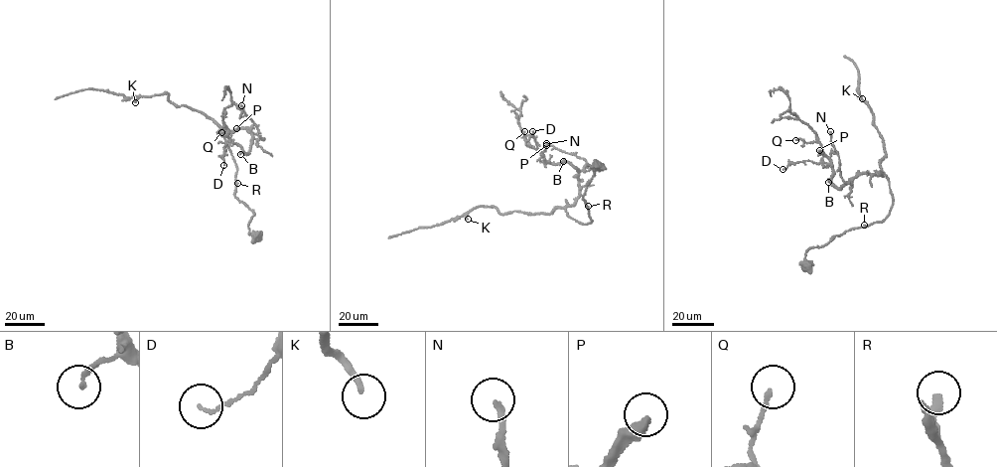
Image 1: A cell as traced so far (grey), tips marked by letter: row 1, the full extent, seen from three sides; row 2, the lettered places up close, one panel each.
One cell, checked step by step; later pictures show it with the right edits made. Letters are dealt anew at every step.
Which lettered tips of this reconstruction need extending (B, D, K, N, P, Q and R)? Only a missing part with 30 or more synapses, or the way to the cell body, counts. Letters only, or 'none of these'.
K, N

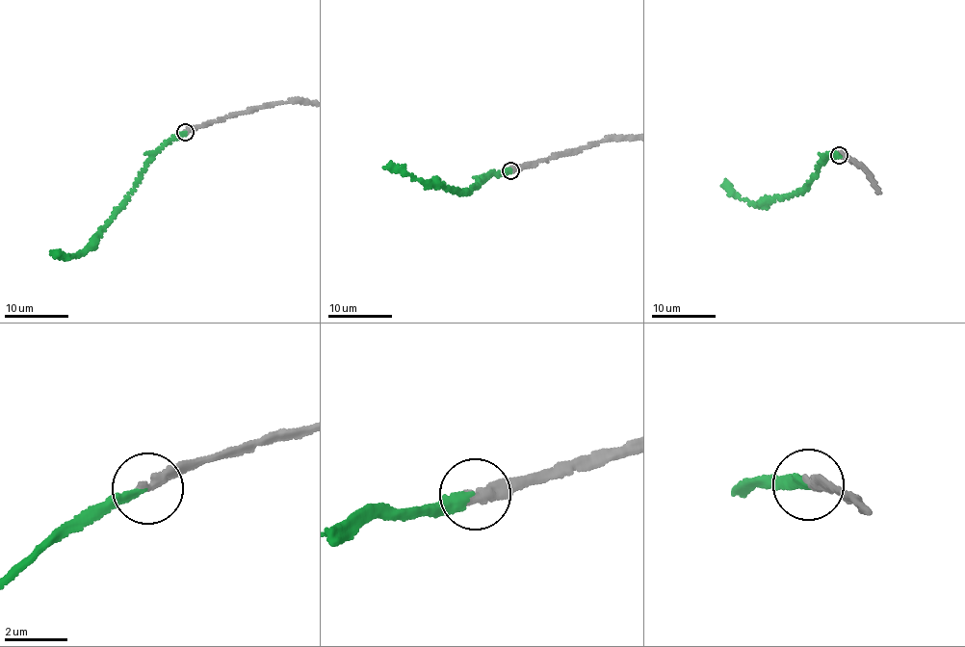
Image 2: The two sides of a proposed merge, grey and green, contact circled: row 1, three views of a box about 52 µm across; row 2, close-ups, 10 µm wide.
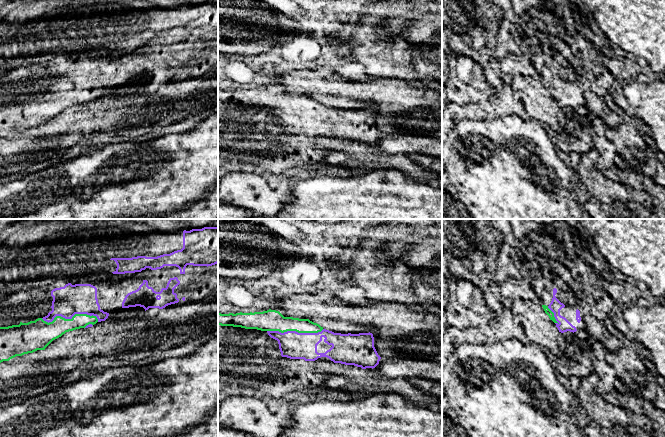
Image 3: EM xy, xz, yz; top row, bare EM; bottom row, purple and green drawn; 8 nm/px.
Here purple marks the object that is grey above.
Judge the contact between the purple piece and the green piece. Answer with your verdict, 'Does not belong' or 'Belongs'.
Belongs

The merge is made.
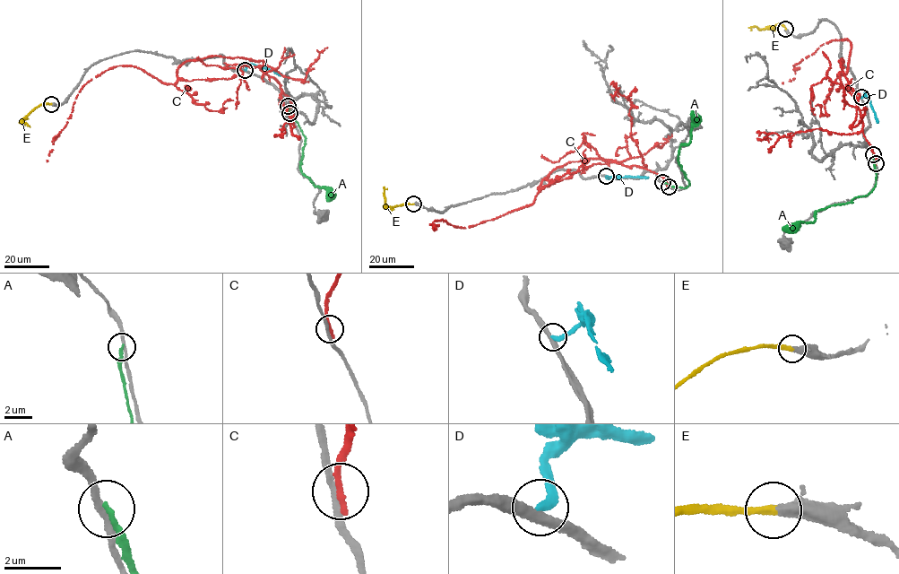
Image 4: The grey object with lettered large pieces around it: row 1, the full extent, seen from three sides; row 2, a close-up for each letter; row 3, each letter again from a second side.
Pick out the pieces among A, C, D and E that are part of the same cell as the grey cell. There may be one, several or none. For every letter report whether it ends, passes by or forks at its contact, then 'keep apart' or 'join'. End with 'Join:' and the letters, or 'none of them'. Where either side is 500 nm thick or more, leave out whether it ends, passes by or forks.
A: it ends there; keep apart
C: it ends there; keep apart
D: it ends there; keep apart
E: it ends there; join
Join: E

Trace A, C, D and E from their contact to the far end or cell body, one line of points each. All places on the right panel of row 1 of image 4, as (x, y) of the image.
A: (873, 154), (876, 181), (869, 193), (851, 202), (816, 211), (813, 221), (801, 221), (782, 230)
C: (875, 163), (855, 101), (860, 96), (841, 58), (837, 74), (846, 73), (846, 39), (819, 46), (782, 83)
D: (860, 97), (868, 97), (877, 122)
E: (785, 29), (780, 23), (768, 29), (751, 27), (751, 30)

